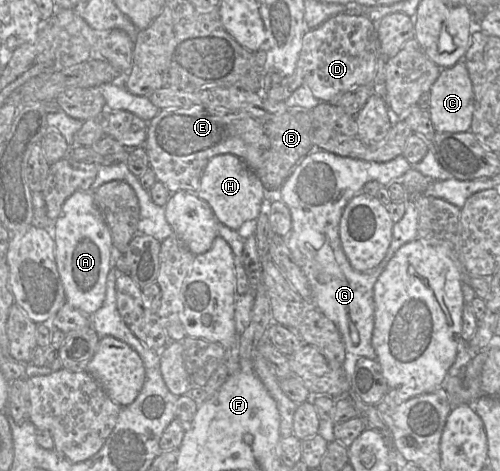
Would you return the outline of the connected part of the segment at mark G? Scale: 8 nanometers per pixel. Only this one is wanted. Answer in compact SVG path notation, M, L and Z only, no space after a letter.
M314 149L297 164L282 184L277 196L286 204L291 213L291 230L282 238L310 284L311 303L337 326L346 353L372 360L377 358L371 342L374 327L374 285L391 258L384 261L379 268L367 272L358 272L353 269L341 246L339 222L347 203L362 192L362 187L366 182L375 180L382 186L387 186L391 181L400 181L409 169L411 169L411 164L403 155L387 162L374 162Z

